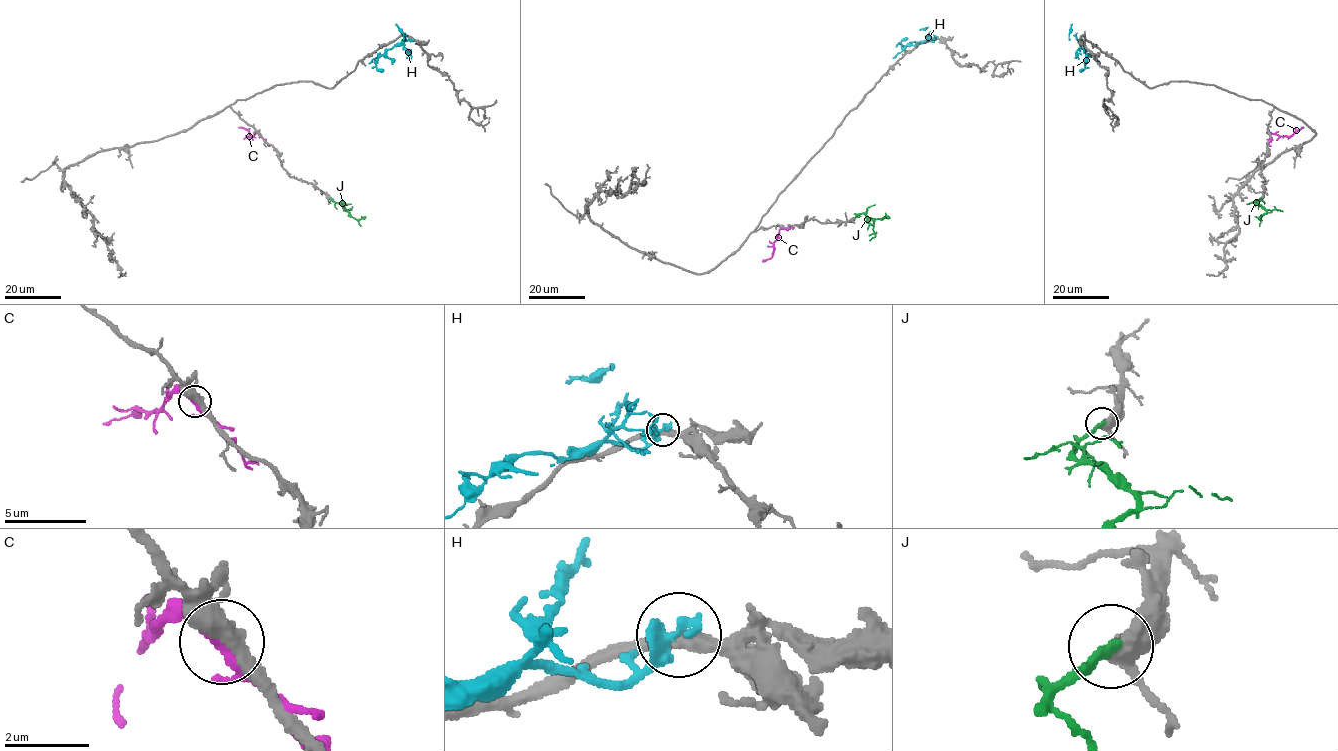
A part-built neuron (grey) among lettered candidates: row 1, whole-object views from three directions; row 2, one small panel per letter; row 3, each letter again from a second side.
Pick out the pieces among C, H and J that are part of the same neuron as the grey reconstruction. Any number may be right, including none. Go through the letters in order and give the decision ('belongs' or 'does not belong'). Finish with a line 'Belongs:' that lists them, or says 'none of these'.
C: does not belong
H: does not belong
J: belongs
Belongs: J

